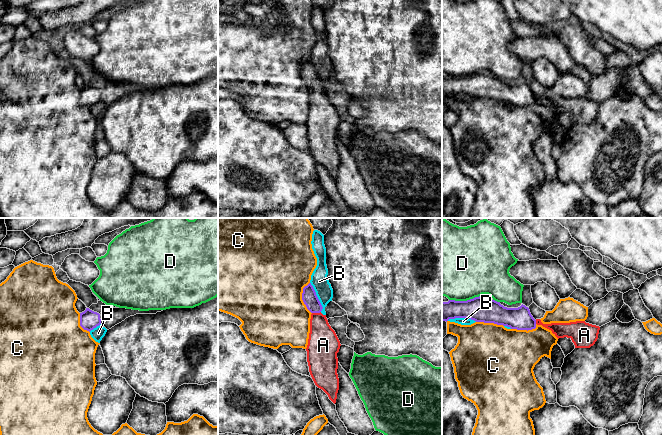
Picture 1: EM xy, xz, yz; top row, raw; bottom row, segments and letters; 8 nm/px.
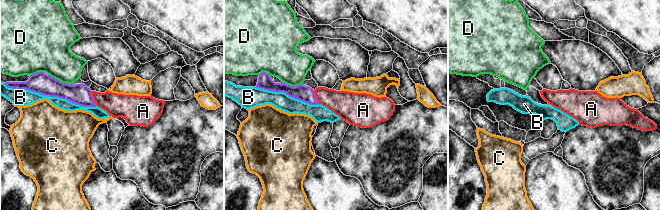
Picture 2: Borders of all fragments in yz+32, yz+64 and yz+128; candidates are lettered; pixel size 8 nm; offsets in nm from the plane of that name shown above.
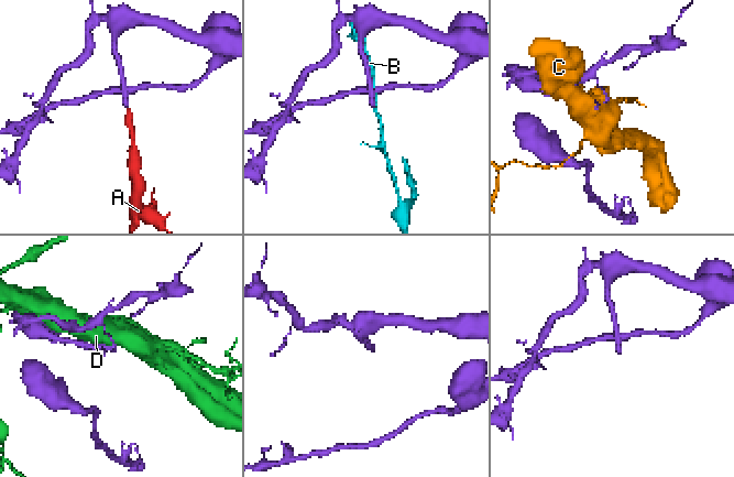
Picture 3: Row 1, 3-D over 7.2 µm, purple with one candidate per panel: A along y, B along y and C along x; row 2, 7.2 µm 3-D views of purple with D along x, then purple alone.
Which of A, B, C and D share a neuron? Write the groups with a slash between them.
A / B / C / D

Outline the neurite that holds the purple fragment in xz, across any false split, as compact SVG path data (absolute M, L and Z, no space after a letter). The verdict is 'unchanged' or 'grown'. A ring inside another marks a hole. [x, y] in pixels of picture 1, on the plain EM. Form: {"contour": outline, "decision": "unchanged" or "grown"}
{"contour": "M311 59L303 64L302 76L312 89L306 124L309 148L315 161L335 180L339 166L337 129L341 120L326 91L321 89L323 83Z", "decision": "grown"}

